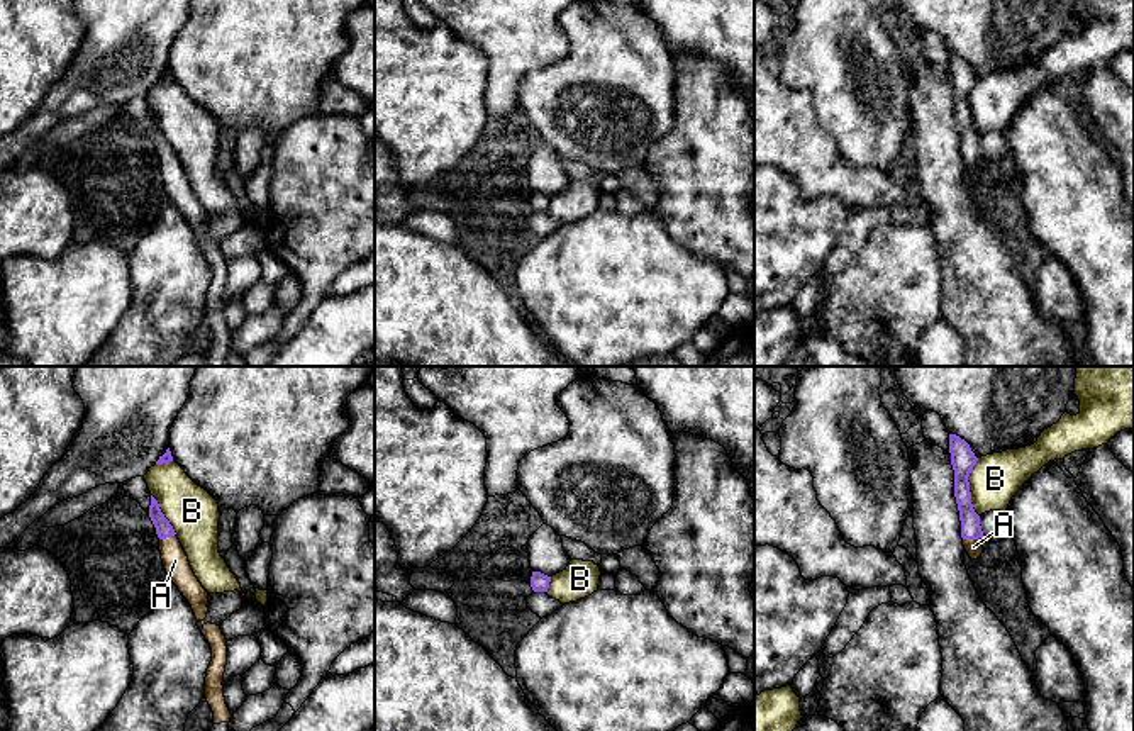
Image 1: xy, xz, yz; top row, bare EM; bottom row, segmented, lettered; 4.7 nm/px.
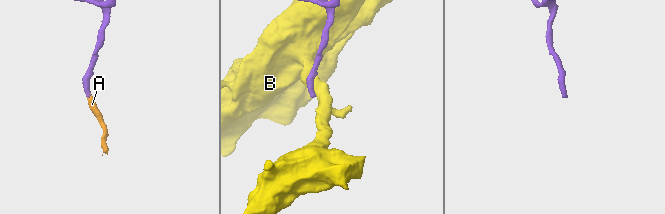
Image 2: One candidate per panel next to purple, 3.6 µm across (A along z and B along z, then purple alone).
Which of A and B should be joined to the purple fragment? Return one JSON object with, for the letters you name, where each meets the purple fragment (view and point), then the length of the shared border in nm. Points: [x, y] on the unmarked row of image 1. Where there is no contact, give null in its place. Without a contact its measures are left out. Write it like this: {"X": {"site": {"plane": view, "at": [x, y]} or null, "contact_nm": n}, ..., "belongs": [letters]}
{"A": {"site": {"plane": "yz", "at": [972, 158]}, "contact_nm": 100}, "belongs": ["A"]}

